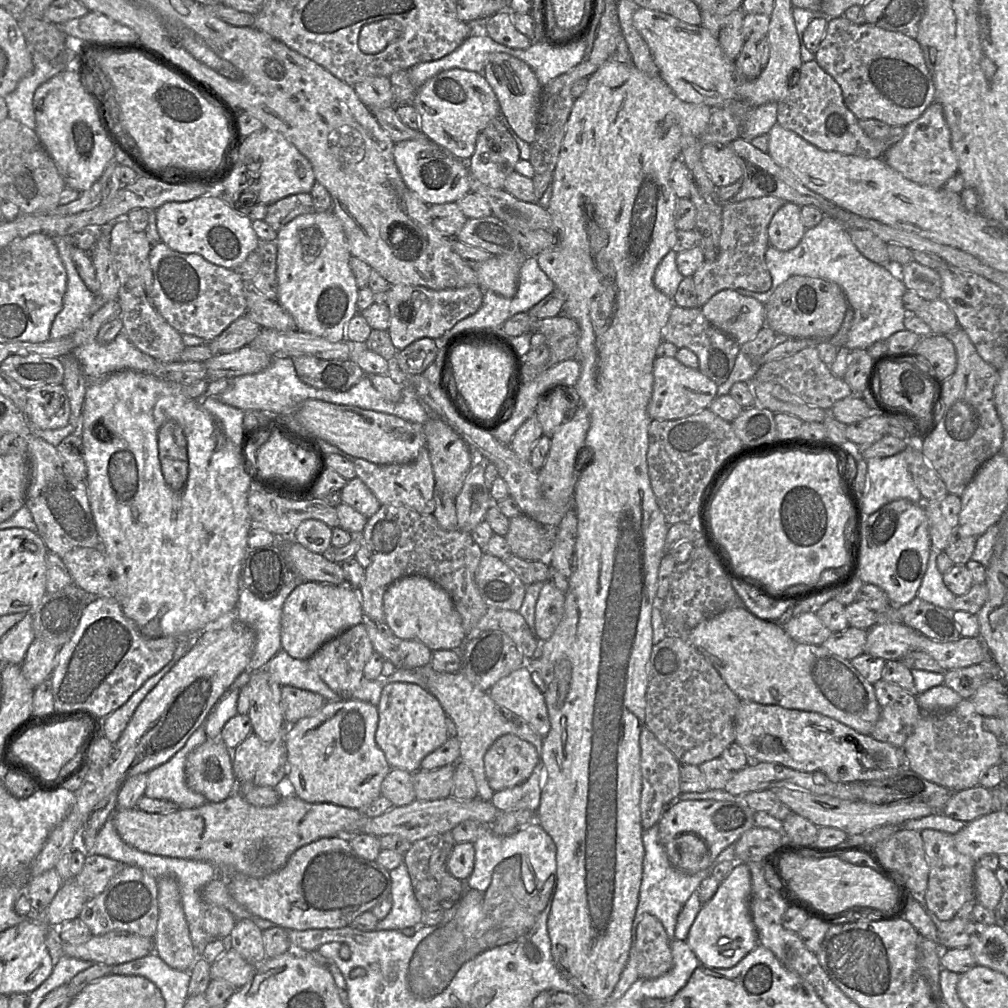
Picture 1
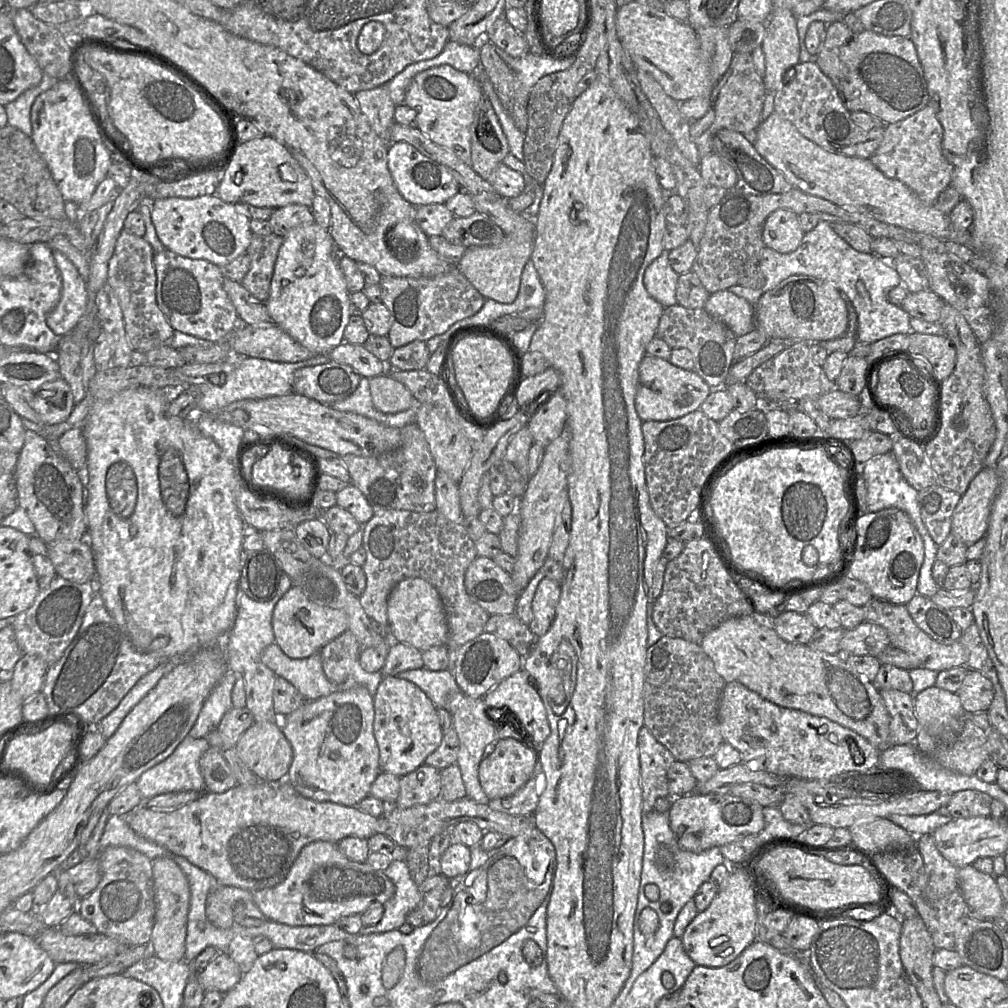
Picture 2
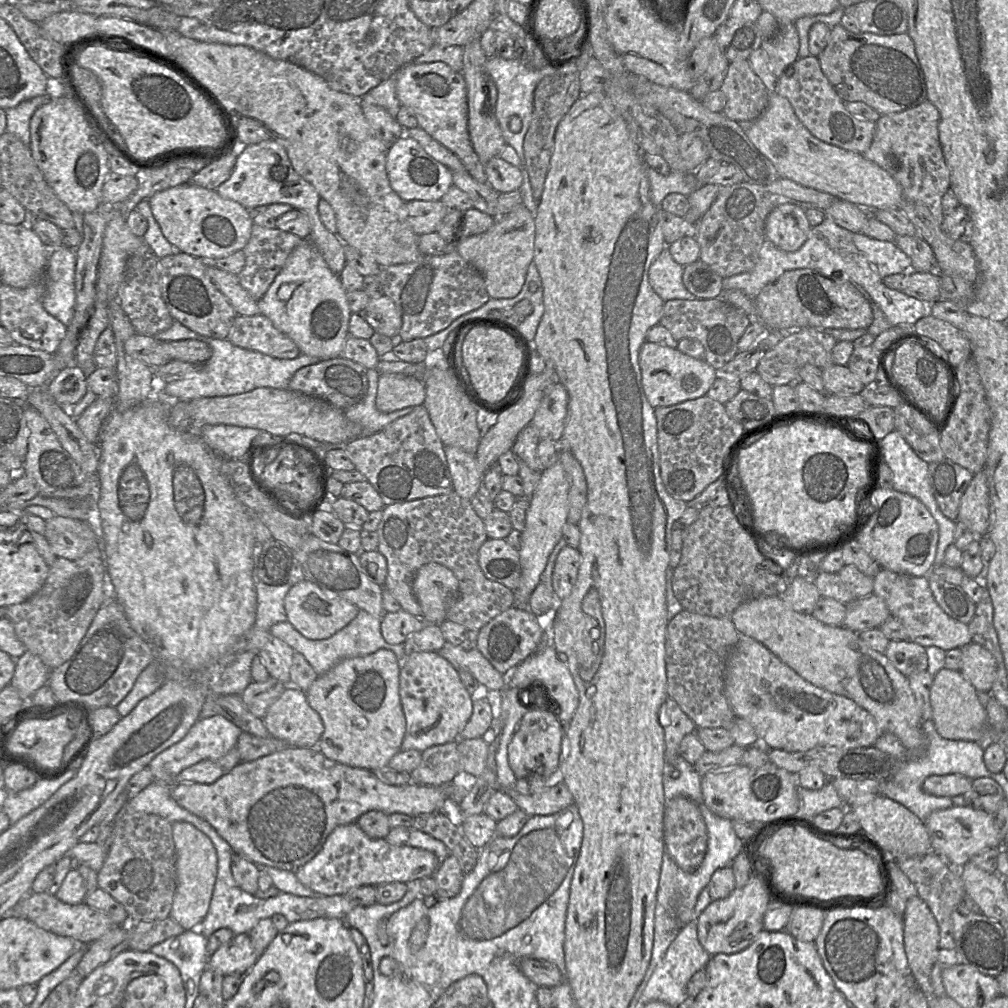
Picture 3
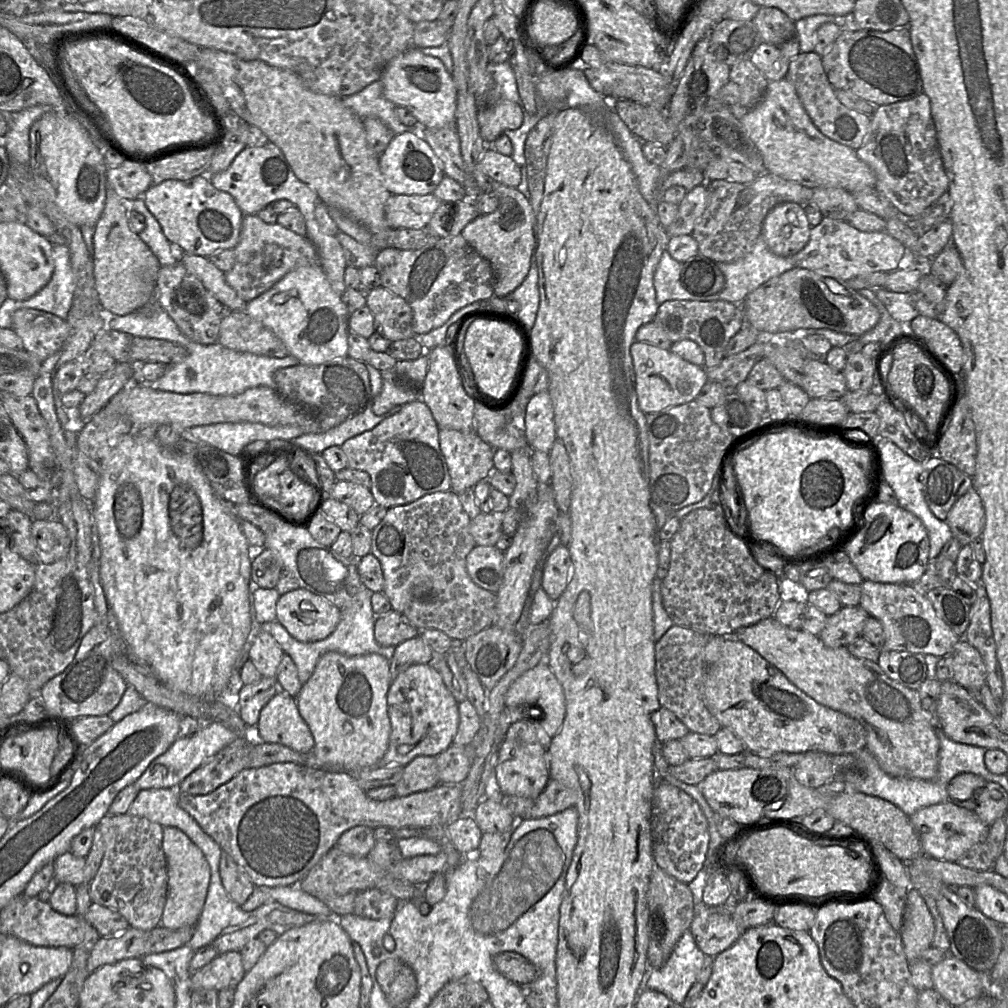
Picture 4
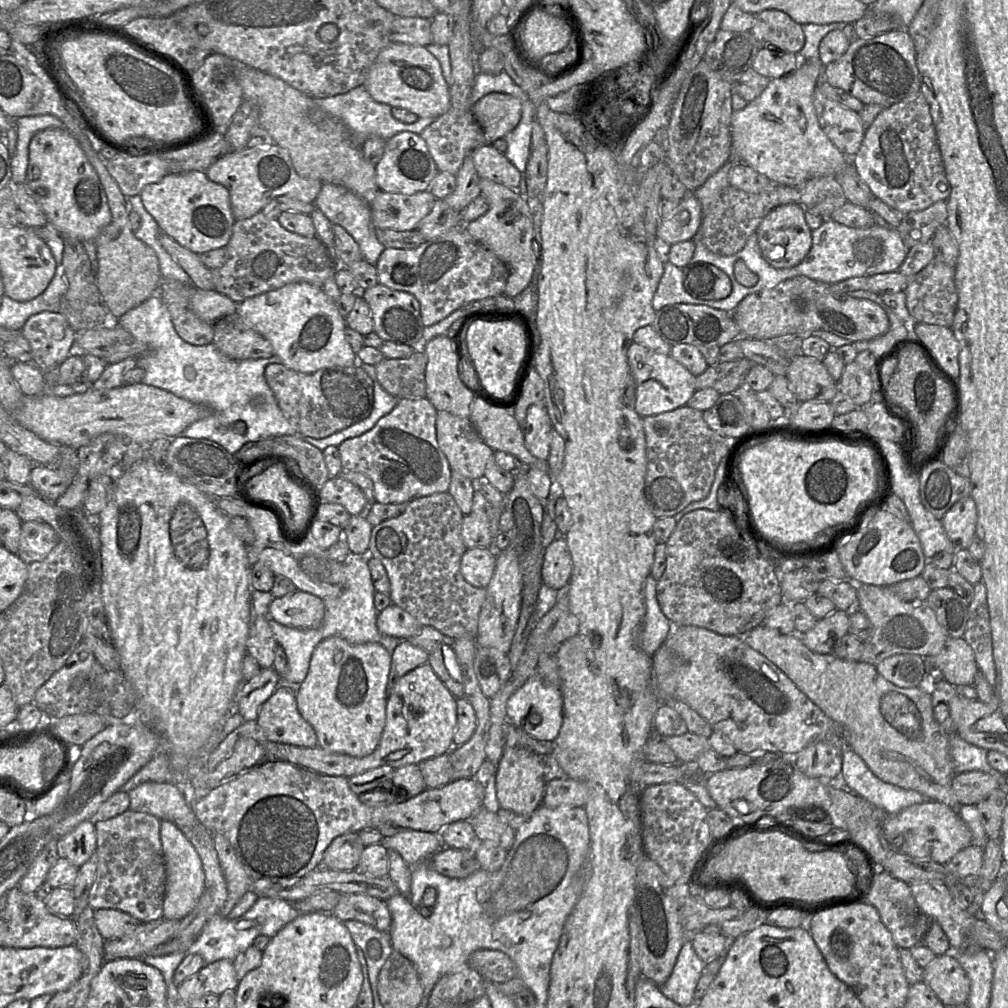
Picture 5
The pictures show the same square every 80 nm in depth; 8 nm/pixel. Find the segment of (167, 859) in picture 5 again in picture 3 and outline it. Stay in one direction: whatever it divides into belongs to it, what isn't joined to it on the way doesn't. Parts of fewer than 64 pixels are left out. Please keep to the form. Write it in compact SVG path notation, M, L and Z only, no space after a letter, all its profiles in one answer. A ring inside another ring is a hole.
M172 823L172 838L176 853L176 889L169 917L184 930L195 930L205 917L217 876L217 856L210 839L194 826Z

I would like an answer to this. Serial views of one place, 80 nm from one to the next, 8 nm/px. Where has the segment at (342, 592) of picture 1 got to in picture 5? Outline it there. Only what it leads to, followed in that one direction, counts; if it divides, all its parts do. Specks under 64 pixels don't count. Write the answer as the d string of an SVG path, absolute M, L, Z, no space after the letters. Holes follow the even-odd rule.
M301 590L275 598L269 607L269 618L296 629L317 629L322 625L324 615L323 600Z

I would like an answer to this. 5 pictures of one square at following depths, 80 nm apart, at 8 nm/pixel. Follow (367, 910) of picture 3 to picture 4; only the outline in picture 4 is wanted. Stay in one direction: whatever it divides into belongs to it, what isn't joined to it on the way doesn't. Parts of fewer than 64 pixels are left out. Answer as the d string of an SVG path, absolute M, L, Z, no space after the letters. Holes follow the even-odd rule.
M349 913L337 917L337 919L350 940L360 945L366 959L369 975L374 982L378 965L389 959L389 953L384 947L383 938L389 932L392 918L373 920ZM374 947L380 949L379 956L373 955Z

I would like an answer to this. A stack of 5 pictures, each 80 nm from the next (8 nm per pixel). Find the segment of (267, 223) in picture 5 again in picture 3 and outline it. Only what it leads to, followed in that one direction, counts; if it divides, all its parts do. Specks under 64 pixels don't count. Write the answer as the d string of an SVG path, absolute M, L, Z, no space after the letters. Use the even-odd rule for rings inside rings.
M253 224L250 239L242 249L245 255L245 265L237 275L240 285L255 300L259 300L283 268L289 254L303 241L304 239L278 228L268 229Z

